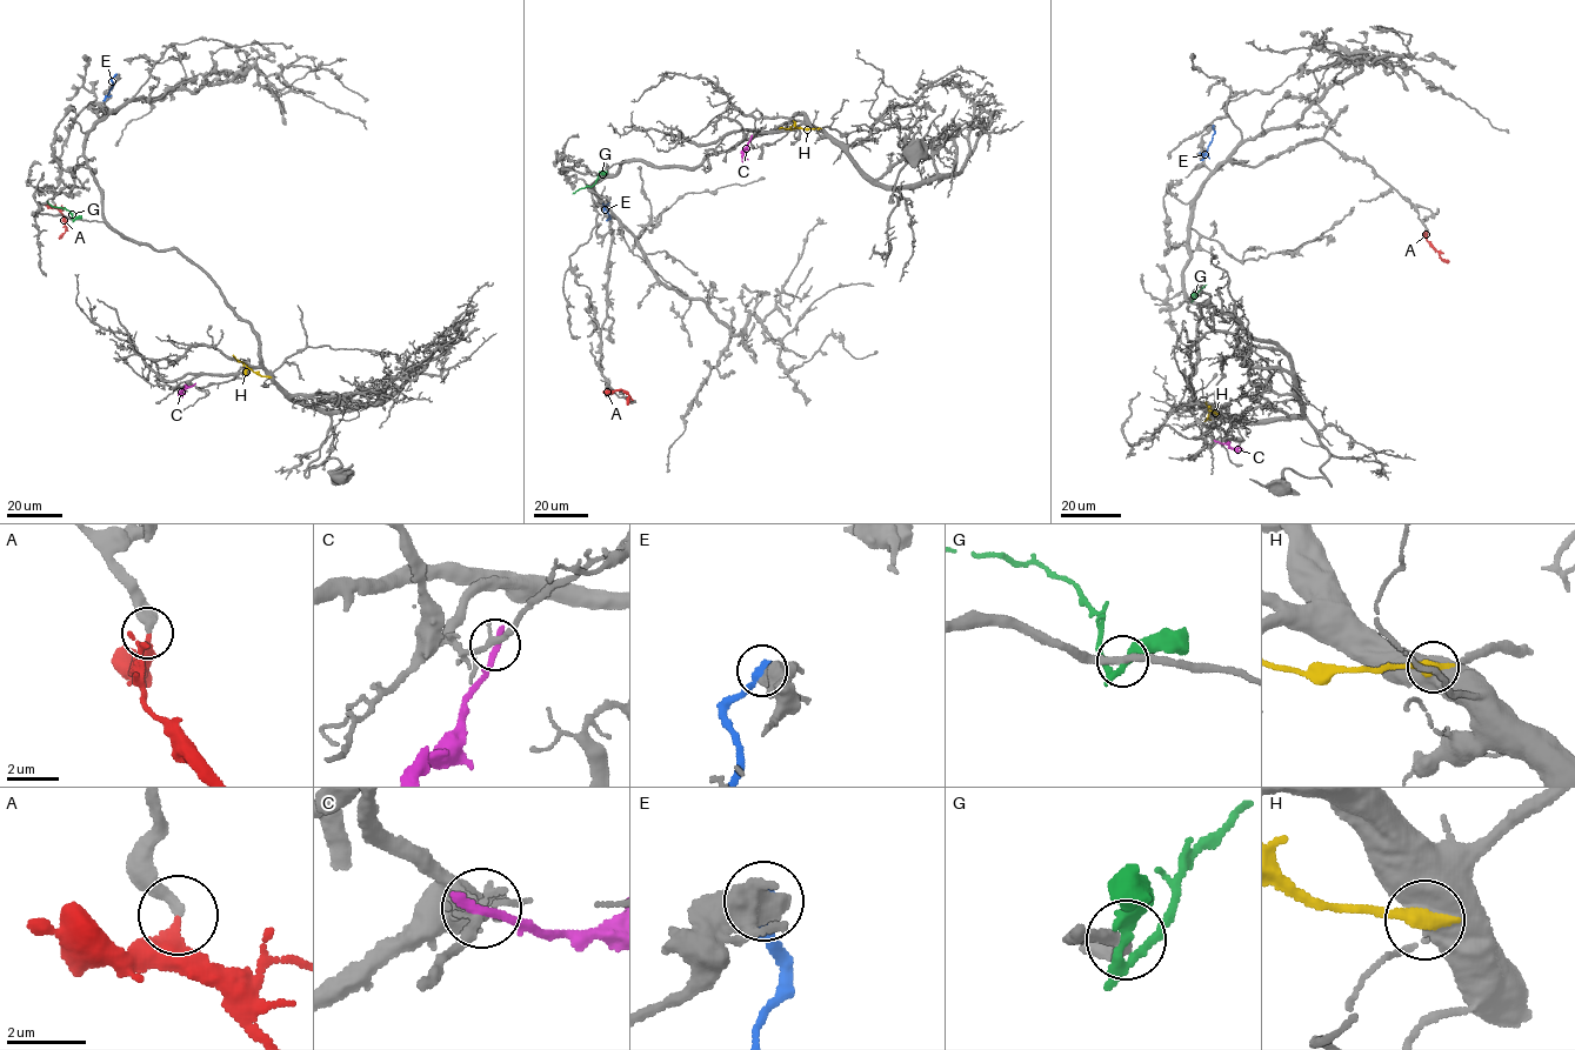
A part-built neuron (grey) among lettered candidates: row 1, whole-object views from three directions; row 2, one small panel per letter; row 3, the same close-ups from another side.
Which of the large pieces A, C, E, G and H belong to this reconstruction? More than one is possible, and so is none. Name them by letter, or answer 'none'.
A

